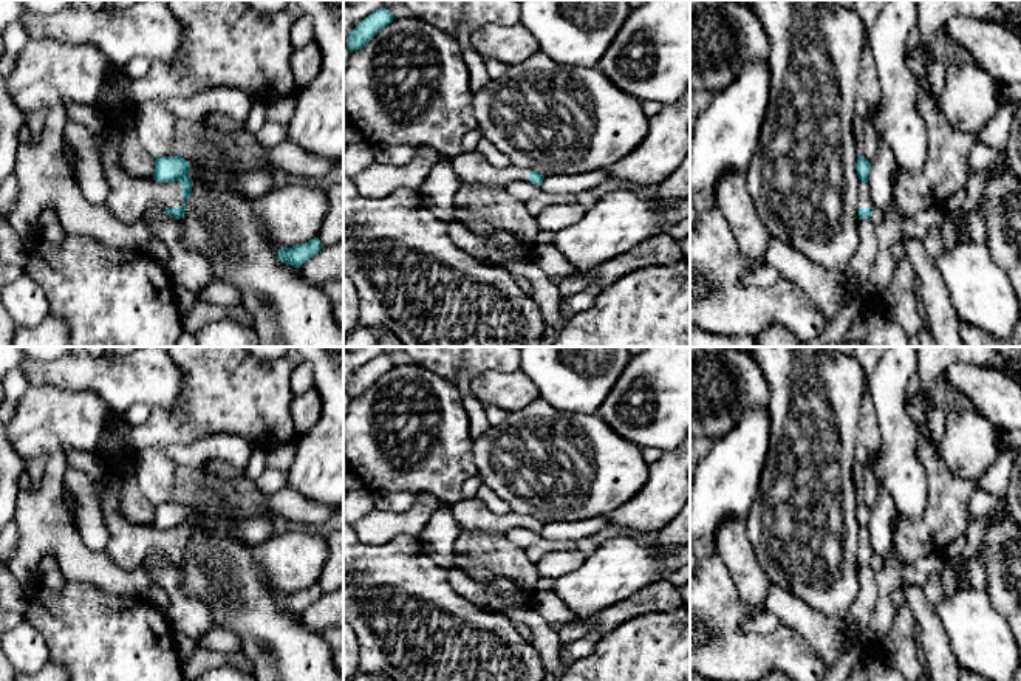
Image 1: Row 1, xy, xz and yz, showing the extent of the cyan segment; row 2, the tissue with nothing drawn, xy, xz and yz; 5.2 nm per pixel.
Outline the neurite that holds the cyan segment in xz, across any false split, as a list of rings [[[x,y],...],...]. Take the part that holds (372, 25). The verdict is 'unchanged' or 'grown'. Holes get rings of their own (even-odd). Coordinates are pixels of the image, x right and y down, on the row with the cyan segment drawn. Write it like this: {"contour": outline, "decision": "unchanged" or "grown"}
{"contour": [[[387,8],[374,11],[351,31],[347,43],[348,50],[353,53],[365,46],[381,29],[391,23],[393,19],[393,14]]], "decision": "unchanged"}

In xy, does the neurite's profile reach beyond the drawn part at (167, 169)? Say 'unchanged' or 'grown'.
grown

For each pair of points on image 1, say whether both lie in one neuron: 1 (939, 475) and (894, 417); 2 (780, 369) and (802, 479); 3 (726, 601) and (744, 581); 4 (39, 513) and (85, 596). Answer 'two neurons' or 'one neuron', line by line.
1: two neurons
2: one neuron
3: two neurons
4: two neurons

